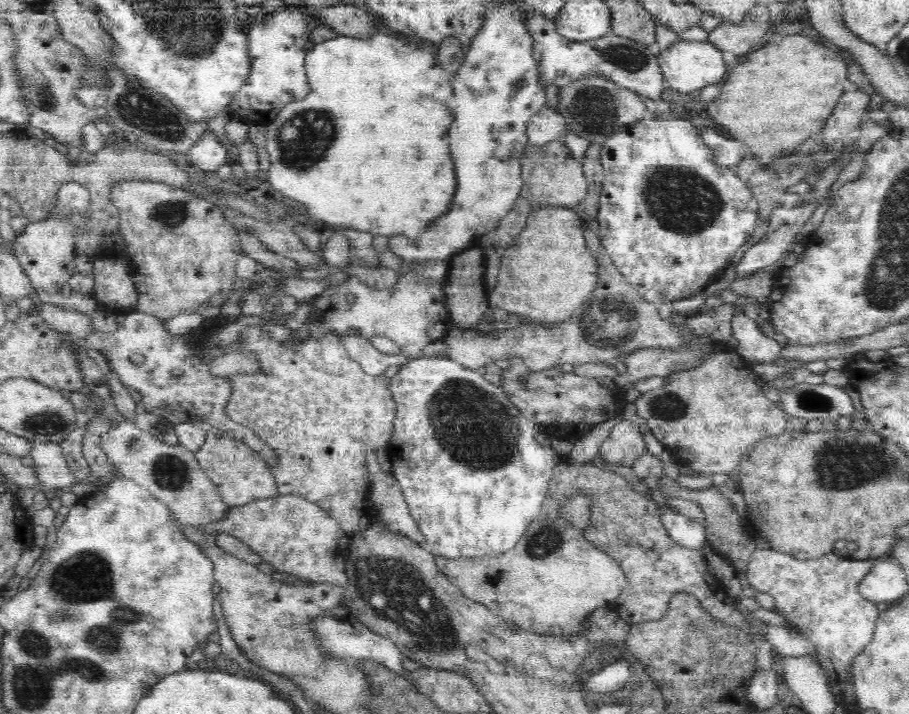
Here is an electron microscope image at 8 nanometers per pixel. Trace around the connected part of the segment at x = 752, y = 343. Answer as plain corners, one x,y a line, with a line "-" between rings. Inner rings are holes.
739,311
732,317
731,330
738,341
734,350
751,365
754,363
773,364
780,357
782,347
771,337
771,332
763,330
759,319
750,319

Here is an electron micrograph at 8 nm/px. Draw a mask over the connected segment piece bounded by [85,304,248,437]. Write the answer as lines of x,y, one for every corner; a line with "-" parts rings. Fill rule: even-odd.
99,304
90,319
94,323
94,332
85,339
86,346
108,355
109,368
127,387
136,389
143,396
141,402
146,411
167,418
174,425
205,421
231,436
241,437
243,432
248,432
246,427
230,420
225,413
232,382
226,376
214,378
210,374
209,362
203,357
205,348
217,348
207,345
204,347
204,342
211,341
212,336
220,330
220,327
215,328
217,323
214,323
214,328
209,328
208,323
208,326
199,331
171,335
164,329
165,320
161,318
148,316
137,309
126,313
107,310
-
132,354
142,354
145,361
141,365
134,365
130,361
-
172,370
182,370
183,375
174,377

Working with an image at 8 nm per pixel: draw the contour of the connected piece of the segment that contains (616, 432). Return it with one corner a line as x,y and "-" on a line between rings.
620,420
600,445
599,455
605,462
632,467
647,451
644,441
643,434
632,421

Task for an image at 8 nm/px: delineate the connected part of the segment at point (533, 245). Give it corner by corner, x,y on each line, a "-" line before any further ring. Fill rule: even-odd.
558,206
556,208
540,208
529,215
522,232
516,239
514,256
508,258
508,264
512,264
510,278
502,276
497,278
497,285
487,291
487,299
490,309
502,308
508,312
516,313
526,321
537,325
553,325
568,320
573,312
584,304
597,287
598,265
596,259
585,242
583,230
584,217
574,211
572,207

